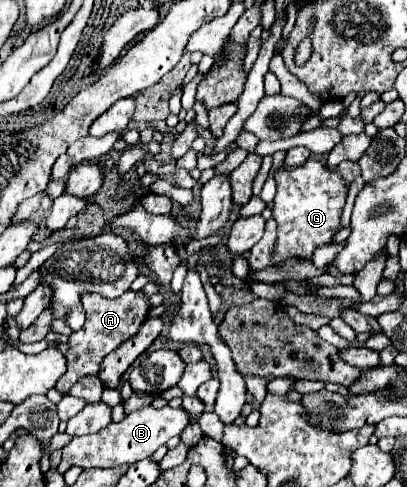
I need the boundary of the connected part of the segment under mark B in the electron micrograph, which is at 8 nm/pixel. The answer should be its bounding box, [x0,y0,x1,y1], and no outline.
[63,406,191,470]

